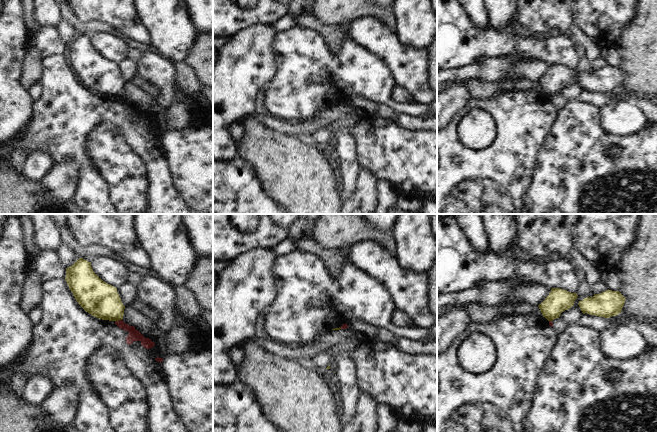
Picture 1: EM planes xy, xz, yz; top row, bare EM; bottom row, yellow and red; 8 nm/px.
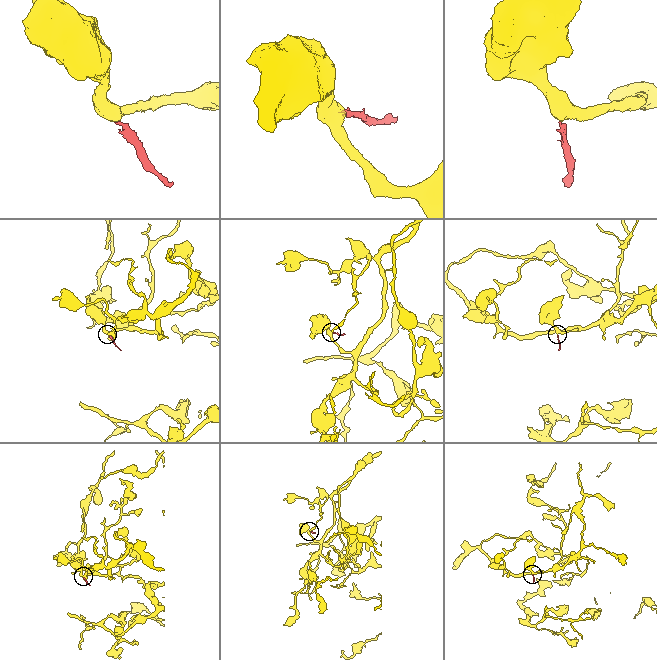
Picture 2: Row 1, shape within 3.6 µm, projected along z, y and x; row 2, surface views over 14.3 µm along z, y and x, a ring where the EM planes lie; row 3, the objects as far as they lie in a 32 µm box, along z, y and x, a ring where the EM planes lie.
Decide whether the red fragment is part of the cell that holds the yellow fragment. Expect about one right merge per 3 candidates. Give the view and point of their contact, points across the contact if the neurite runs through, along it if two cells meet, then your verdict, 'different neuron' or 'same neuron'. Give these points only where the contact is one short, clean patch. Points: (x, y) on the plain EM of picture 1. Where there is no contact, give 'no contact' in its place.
meets yellow in xy at (118, 96); border along xy (121, 95), (115, 98); different neuron

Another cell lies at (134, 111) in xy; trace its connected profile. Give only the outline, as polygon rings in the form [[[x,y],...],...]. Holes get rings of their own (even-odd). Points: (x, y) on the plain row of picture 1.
[[[123,96],[116,97],[115,100],[120,105],[129,108],[129,110],[126,113],[126,119],[128,121],[132,120],[134,117],[140,117],[141,121],[146,125],[150,125],[155,121],[155,119],[152,118],[151,115],[145,114],[138,106],[135,105],[134,102],[126,100]]]

